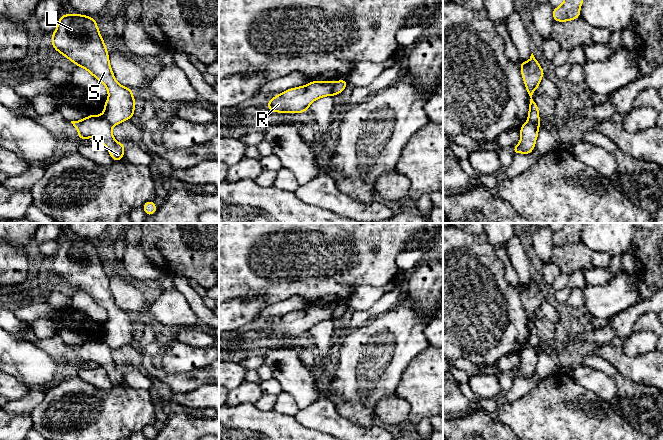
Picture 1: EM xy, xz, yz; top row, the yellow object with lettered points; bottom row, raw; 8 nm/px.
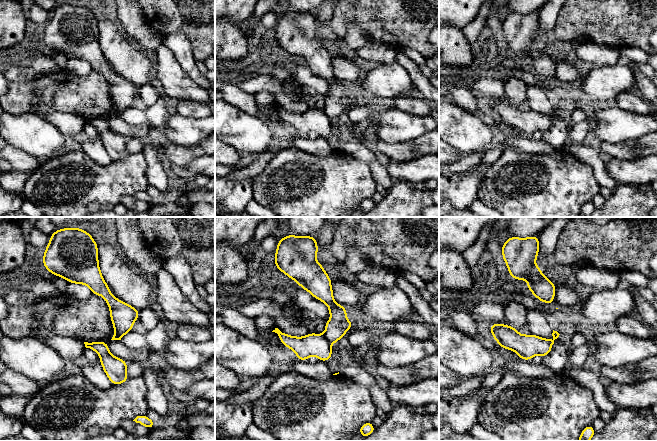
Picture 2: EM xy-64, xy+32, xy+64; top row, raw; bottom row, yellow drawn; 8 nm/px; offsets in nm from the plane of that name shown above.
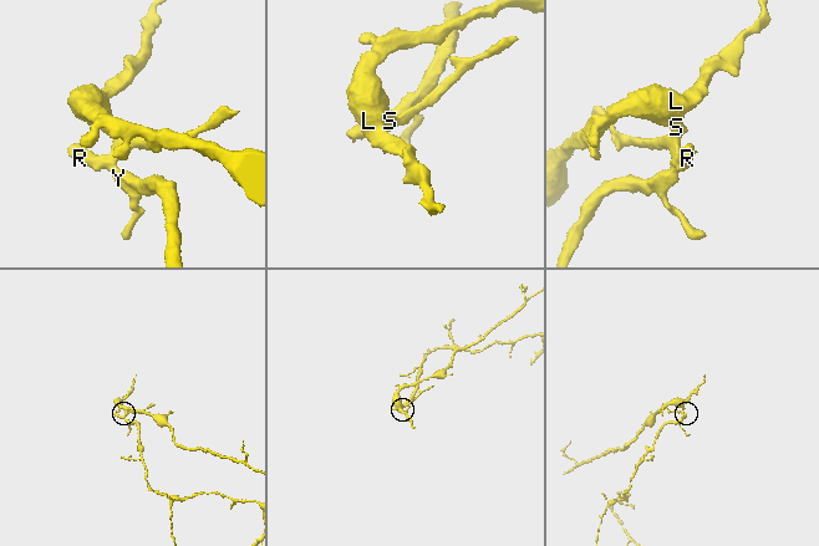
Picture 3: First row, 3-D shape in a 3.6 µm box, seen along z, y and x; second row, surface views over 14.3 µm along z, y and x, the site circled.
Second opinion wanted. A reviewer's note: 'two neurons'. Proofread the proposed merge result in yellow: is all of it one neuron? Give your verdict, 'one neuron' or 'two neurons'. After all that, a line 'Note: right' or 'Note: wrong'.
two neurons
Note: right

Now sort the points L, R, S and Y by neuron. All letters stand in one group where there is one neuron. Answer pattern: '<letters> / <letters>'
L S / R Y

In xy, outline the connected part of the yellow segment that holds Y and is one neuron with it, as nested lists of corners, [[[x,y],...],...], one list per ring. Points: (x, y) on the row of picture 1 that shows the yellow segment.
[[[88,115],[85,119],[71,121],[79,133],[78,141],[95,137],[104,144],[113,161],[124,159],[126,144],[115,140],[112,134],[112,125],[103,115]]]

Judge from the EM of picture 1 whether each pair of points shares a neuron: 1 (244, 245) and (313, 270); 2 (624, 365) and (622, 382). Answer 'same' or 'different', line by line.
1: same
2: different

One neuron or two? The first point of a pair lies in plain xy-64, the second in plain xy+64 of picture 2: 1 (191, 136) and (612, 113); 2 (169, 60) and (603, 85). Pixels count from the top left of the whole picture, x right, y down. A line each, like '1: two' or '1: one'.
1: one
2: one

